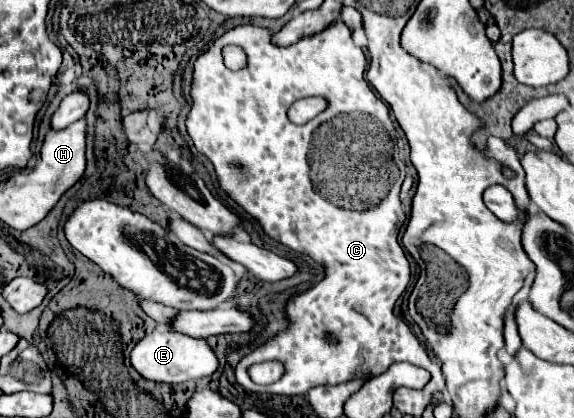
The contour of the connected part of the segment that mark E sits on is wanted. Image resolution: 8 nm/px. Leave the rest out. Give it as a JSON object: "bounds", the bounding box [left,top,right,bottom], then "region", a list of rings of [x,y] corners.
{"bounds":[130,332,218,384],"region":[[[152,332],[146,334],[130,352],[130,362],[134,370],[152,382],[166,382],[166,384],[180,384],[186,380],[200,380],[210,376],[218,368],[218,360],[212,348],[202,338],[190,338],[176,332]]]}

